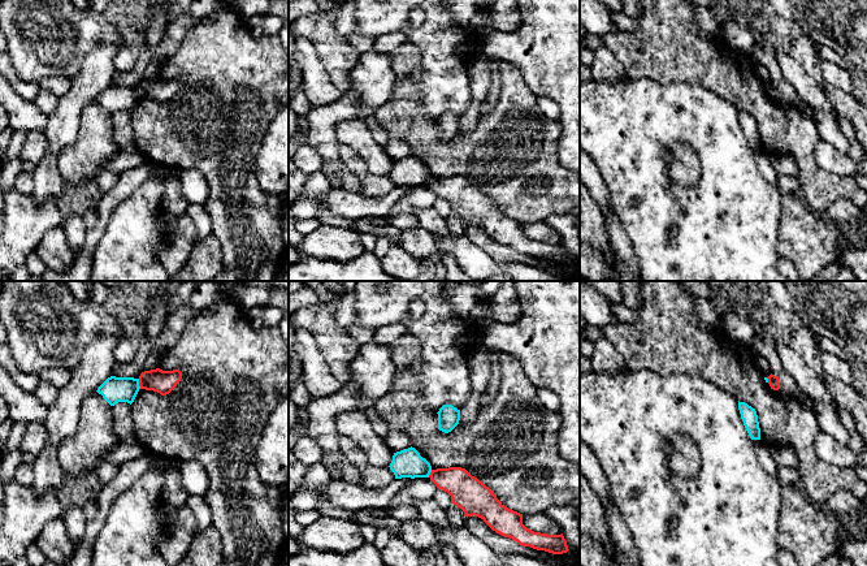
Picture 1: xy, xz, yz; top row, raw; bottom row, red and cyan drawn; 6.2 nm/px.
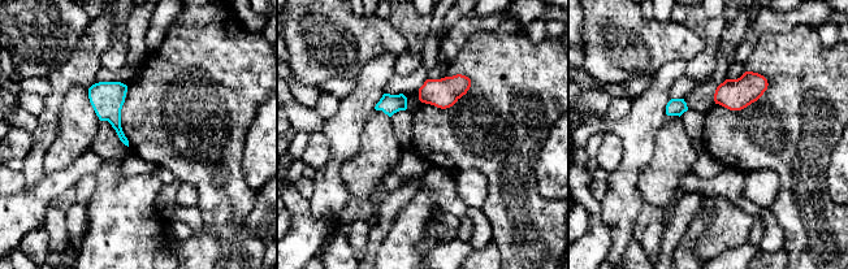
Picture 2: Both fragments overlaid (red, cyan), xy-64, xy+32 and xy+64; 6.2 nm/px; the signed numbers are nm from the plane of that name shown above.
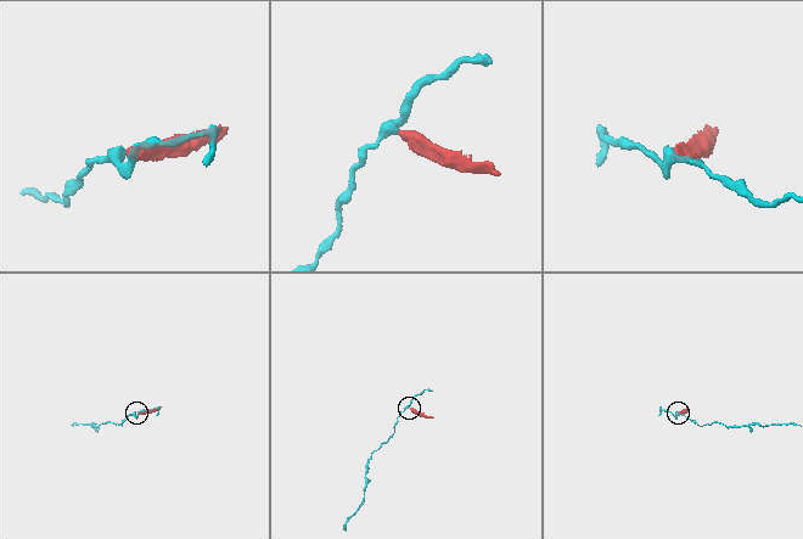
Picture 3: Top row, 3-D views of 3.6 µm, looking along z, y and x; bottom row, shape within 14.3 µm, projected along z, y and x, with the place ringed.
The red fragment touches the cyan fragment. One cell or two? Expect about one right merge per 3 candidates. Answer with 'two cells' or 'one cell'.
two cells

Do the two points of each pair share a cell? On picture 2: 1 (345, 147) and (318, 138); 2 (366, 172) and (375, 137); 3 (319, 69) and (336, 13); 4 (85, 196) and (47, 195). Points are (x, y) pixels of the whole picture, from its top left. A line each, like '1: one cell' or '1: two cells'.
1: two cells
2: one cell
3: one cell
4: two cells

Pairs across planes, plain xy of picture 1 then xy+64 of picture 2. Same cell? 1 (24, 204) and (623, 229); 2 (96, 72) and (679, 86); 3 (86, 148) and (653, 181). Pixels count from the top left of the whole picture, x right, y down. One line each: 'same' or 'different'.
1: different
2: different
3: same

